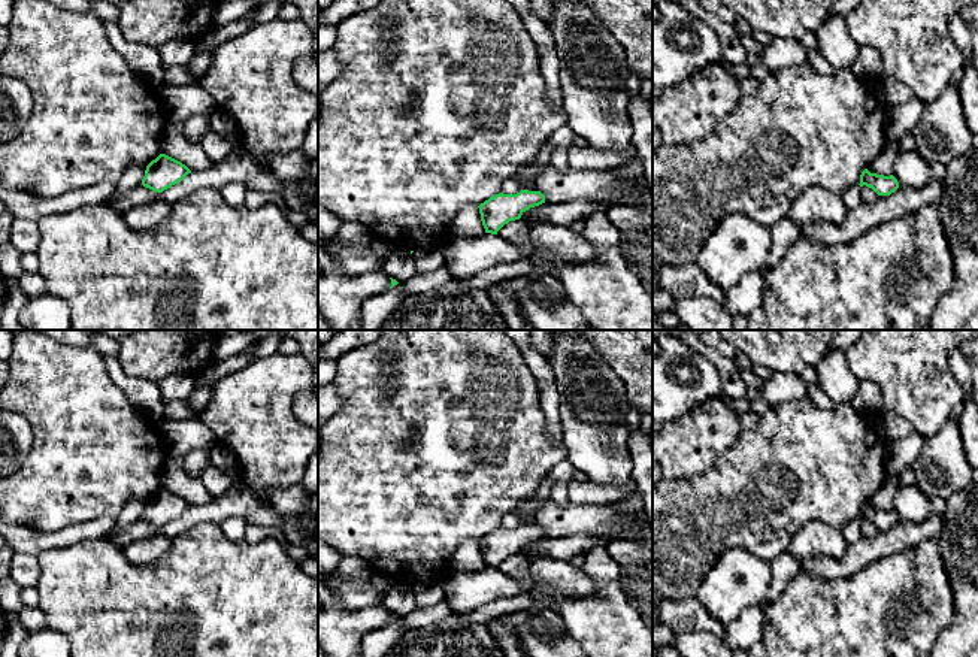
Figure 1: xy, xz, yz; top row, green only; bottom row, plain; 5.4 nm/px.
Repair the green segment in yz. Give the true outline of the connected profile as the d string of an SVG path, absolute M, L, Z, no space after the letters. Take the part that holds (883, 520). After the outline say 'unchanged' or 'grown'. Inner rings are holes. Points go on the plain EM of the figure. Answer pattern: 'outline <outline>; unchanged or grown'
outline M868 503L862 506L859 520L872 523L878 530L890 530L899 523L899 517L893 509L876 509L870 508Z; unchanged

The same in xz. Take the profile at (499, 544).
outline M521 524L517 529L499 527L478 542L485 567L497 569L505 558L520 554L526 545L542 538L545 530L541 526Z; unchanged

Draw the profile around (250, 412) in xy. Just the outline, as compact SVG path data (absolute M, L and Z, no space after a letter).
M279 351L230 373L214 387L211 400L197 417L215 436L217 448L234 457L243 485L270 506L270 488L300 485L308 461L318 449L318 433L302 424L293 412L297 394L314 390L314 367L300 354Z

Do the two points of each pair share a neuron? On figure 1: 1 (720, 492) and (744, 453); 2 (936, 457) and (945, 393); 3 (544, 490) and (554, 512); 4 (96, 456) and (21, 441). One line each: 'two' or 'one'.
1: one
2: two
3: two
4: two

